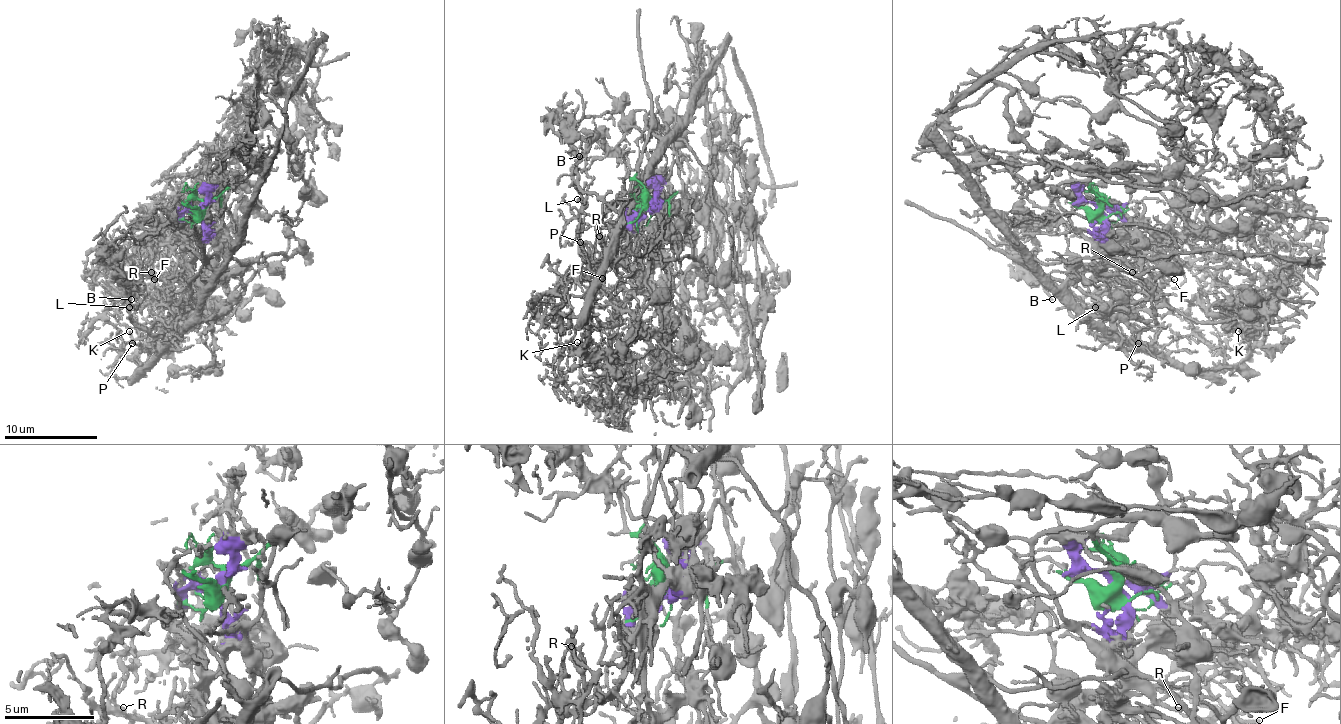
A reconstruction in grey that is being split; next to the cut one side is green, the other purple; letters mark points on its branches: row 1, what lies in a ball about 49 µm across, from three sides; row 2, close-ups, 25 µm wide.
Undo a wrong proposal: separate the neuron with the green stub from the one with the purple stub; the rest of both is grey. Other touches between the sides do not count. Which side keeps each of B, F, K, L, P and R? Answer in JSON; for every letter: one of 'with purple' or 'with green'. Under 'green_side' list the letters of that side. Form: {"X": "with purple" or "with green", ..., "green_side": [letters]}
{"B": "with purple", "F": "with purple", "K": "with purple", "L": "with purple", "P": "with purple", "R": "with purple", "green_side": []}

